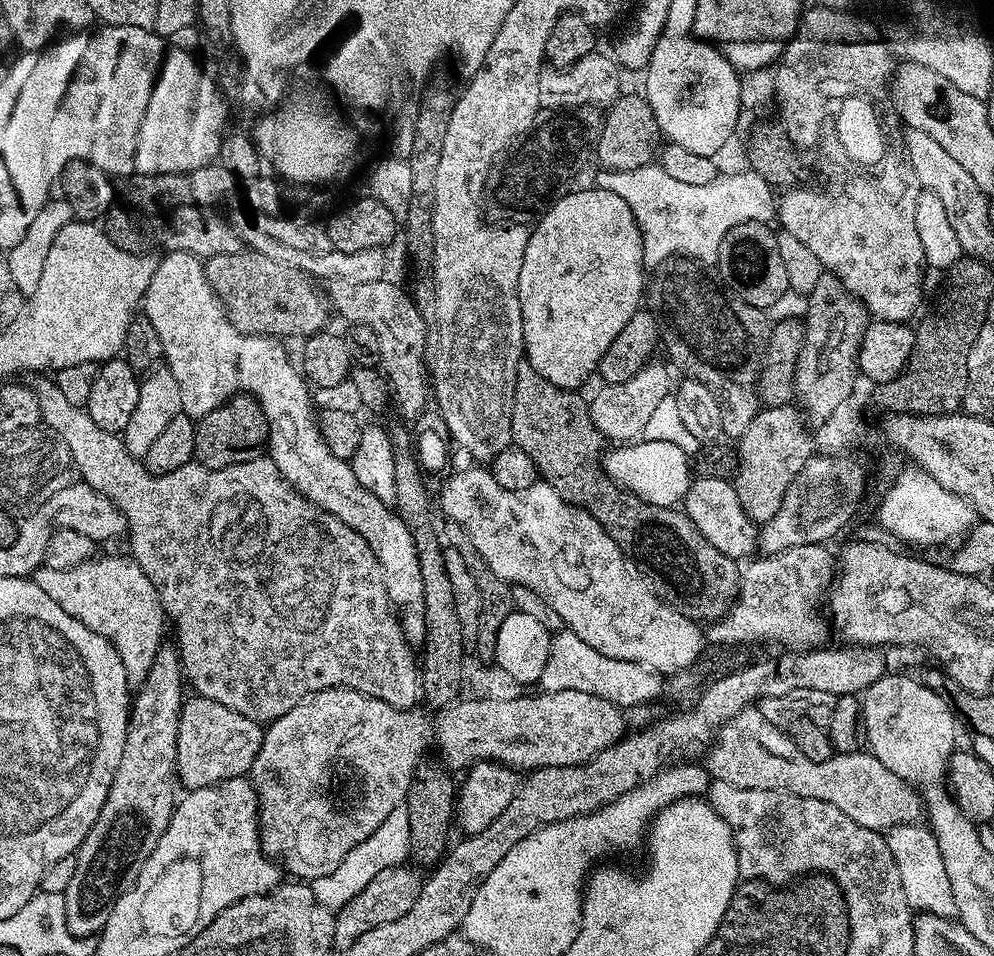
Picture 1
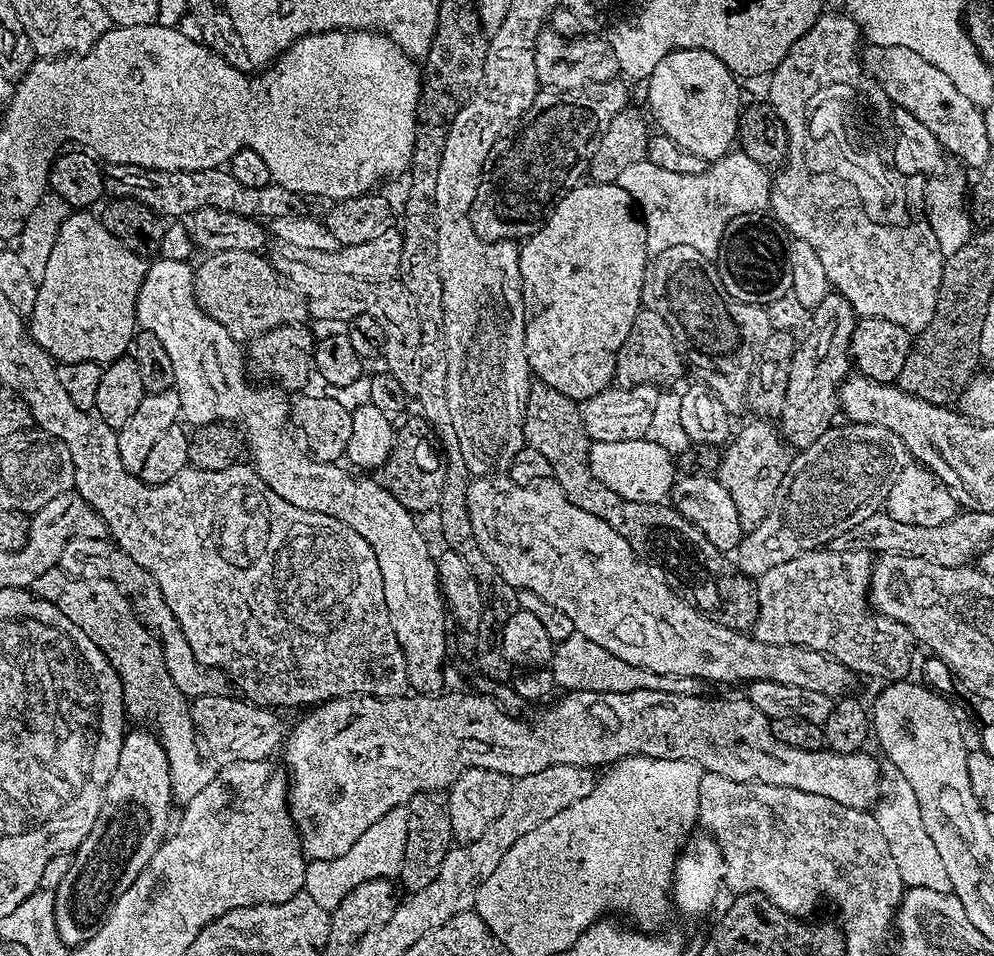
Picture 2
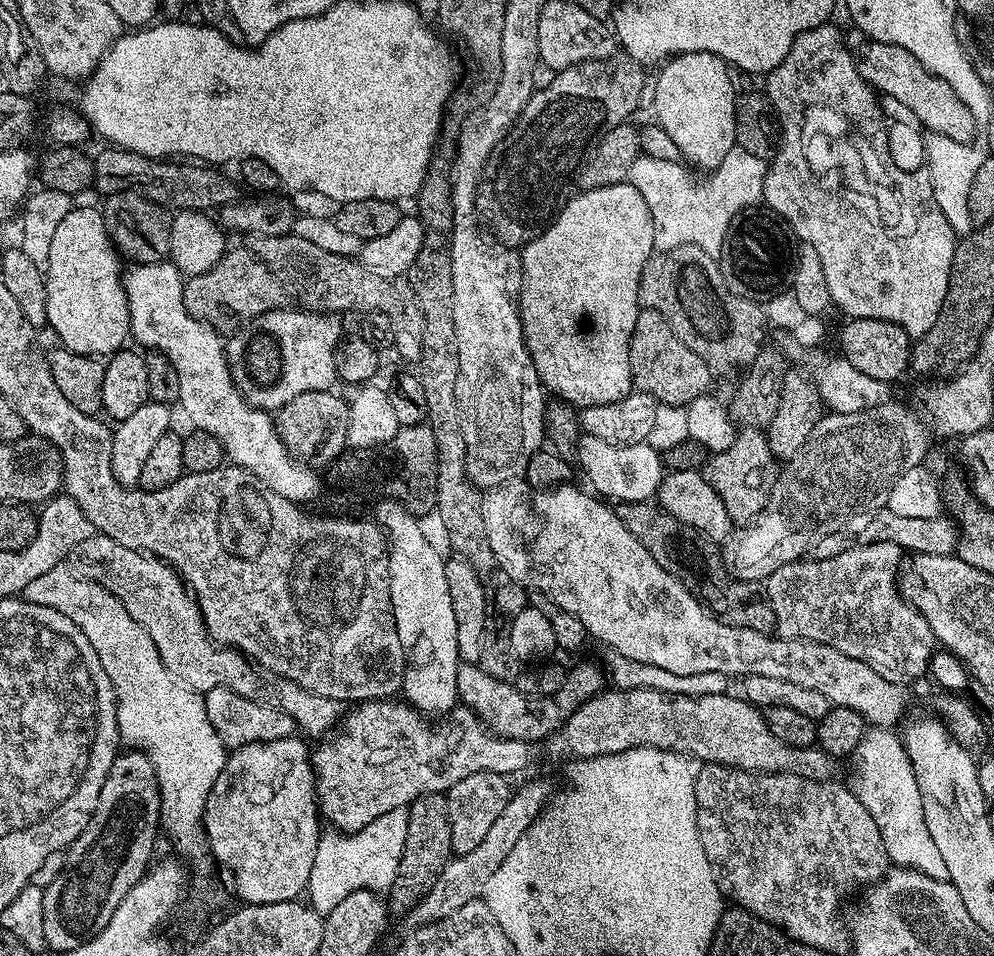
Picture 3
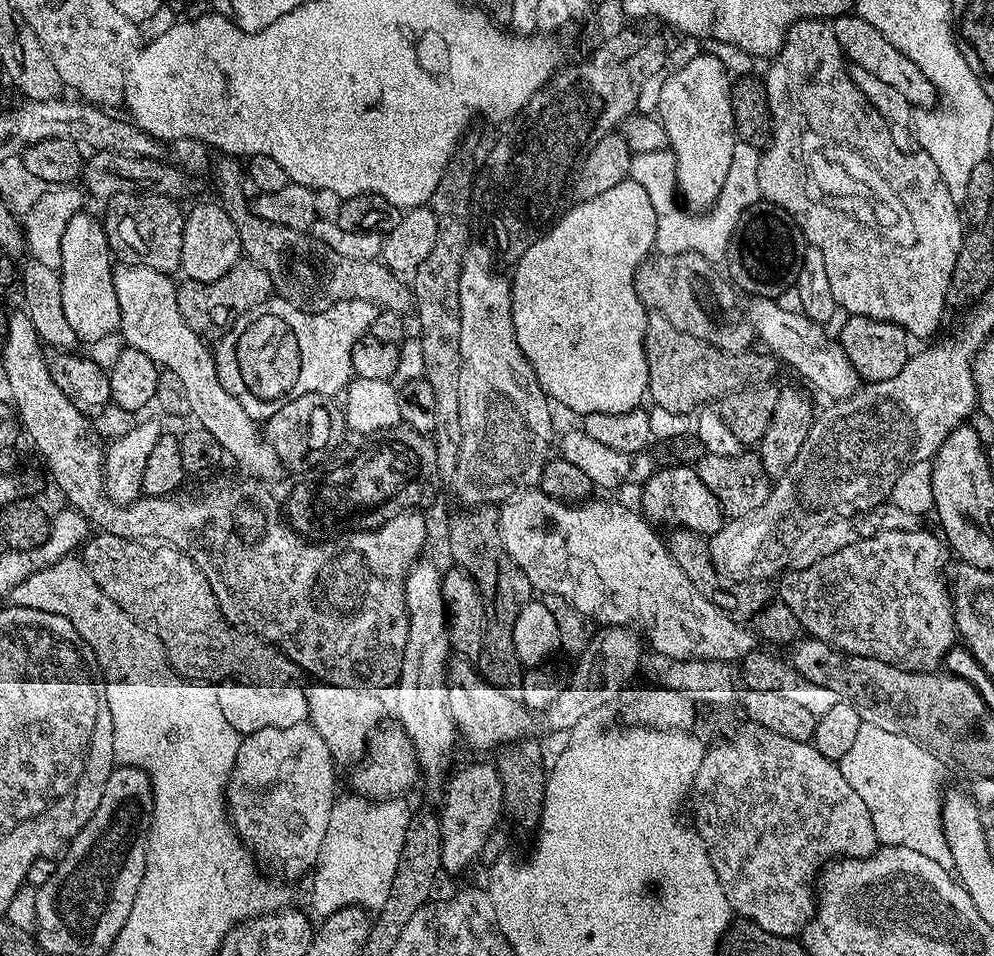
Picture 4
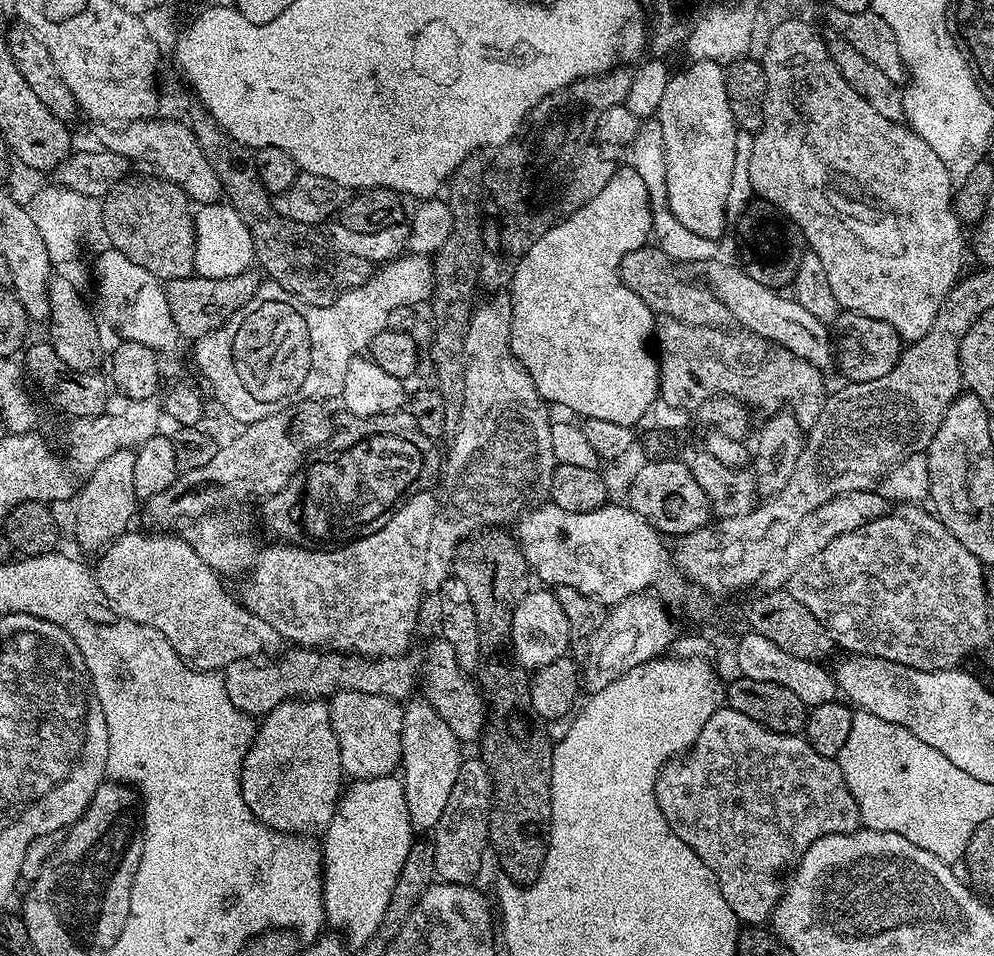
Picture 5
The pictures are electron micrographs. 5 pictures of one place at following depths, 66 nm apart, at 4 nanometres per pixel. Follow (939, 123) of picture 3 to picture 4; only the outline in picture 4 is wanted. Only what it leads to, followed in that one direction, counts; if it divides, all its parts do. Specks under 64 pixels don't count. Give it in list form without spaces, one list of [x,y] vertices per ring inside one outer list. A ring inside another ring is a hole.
[[[845,14],[835,17],[831,26],[834,38],[838,38],[838,46],[855,67],[870,70],[874,78],[882,78],[882,82],[894,86],[894,90],[898,90],[898,94],[904,95],[917,109],[928,110],[935,105],[932,103],[937,103],[936,87],[932,85],[930,78],[926,78],[926,74],[922,74],[922,70],[918,70],[918,66],[910,62],[910,58],[906,58],[906,54],[902,54],[902,50],[898,50],[894,42],[890,42],[882,33],[874,30],[870,22],[855,14]]]

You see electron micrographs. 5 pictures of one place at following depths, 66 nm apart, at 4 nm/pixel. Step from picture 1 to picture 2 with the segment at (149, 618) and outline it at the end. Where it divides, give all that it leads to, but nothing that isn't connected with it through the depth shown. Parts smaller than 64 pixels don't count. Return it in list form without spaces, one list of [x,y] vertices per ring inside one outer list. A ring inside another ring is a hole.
[[[58,566],[50,569],[46,574],[42,574],[42,578],[35,580],[32,583],[31,591],[41,600],[50,602],[55,608],[62,610],[62,614],[66,614],[66,618],[70,618],[70,622],[74,622],[74,626],[78,626],[82,630],[82,634],[86,634],[86,638],[90,638],[90,642],[94,642],[94,646],[98,646],[98,650],[102,650],[102,654],[108,659],[110,666],[114,666],[114,670],[120,676],[125,713],[131,719],[133,716],[134,719],[141,720],[144,723],[141,725],[151,726],[160,739],[161,746],[166,750],[173,797],[180,802],[187,802],[190,798],[194,798],[194,794],[198,794],[198,790],[202,790],[202,786],[206,786],[206,782],[212,779],[214,772],[213,769],[208,769],[207,762],[200,757],[201,745],[198,743],[197,730],[192,725],[190,700],[179,692],[178,686],[174,686],[164,665],[160,641],[156,639],[152,629],[147,628],[144,621],[137,616],[128,597],[114,582],[95,578],[70,578],[68,573],[62,571]]]

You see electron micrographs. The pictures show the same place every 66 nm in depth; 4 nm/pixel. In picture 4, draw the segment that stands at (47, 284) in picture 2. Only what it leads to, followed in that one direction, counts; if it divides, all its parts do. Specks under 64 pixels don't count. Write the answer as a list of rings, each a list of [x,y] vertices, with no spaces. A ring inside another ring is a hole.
[[[81,210],[70,218],[66,234],[62,234],[62,256],[60,258],[60,301],[66,322],[74,330],[77,341],[104,340],[120,326],[118,298],[114,294],[112,270],[114,257],[108,247],[104,225],[99,219],[87,216]]]

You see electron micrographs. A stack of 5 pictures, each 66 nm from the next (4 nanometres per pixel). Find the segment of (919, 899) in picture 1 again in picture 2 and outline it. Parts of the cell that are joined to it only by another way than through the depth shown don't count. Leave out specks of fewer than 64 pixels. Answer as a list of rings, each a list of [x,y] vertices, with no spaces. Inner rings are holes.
[[[888,766],[882,772],[882,792],[874,805],[874,815],[882,830],[882,838],[886,838],[886,846],[890,846],[890,854],[894,854],[894,863],[898,865],[898,874],[902,874],[902,882],[908,888],[925,888],[946,892],[950,889],[950,878],[946,878],[946,866],[942,866],[942,857],[926,834],[926,826],[922,826],[922,818],[918,810],[918,798],[914,798],[914,790],[910,790],[910,782],[902,778],[898,769]]]

